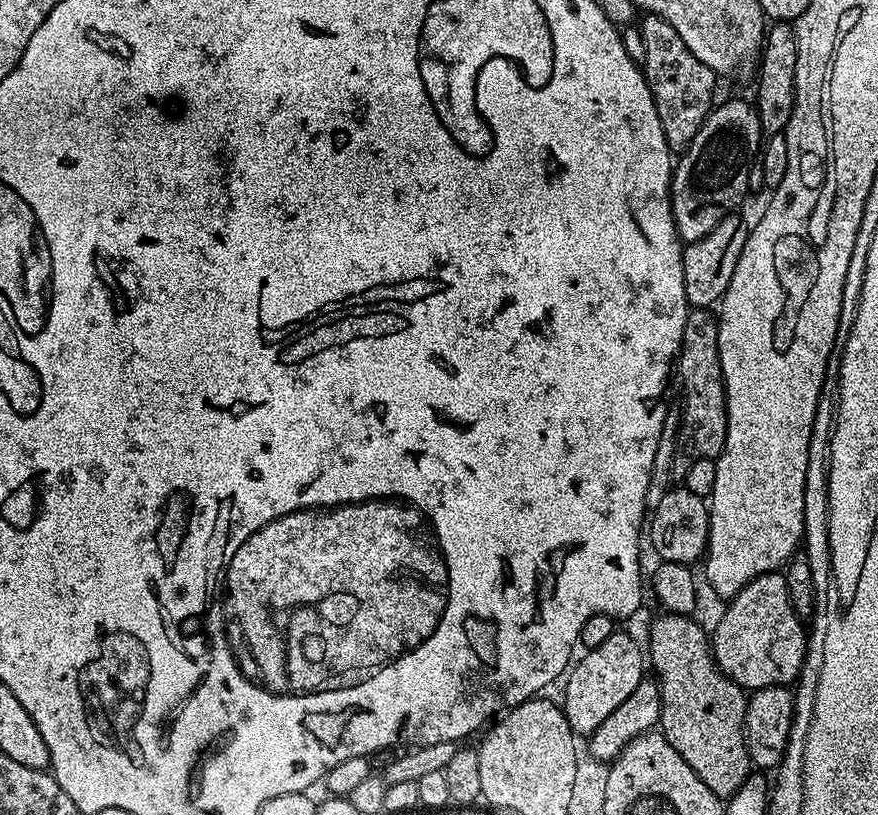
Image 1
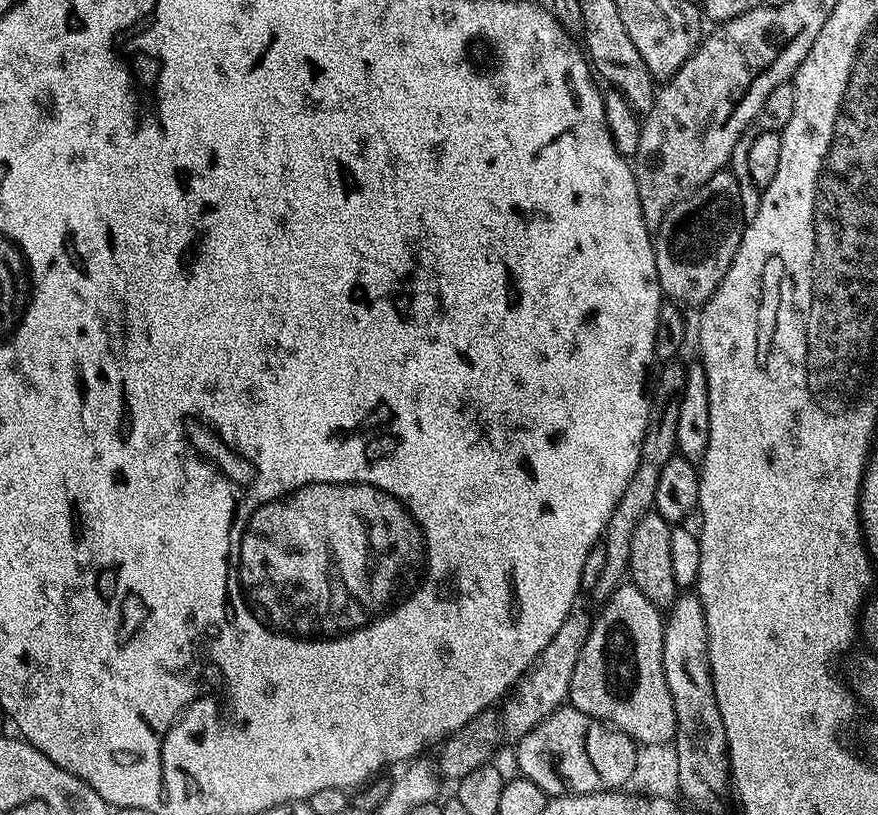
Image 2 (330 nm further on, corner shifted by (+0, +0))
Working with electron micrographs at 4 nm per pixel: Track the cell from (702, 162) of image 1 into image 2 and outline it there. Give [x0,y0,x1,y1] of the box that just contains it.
[654,170,746,306]

